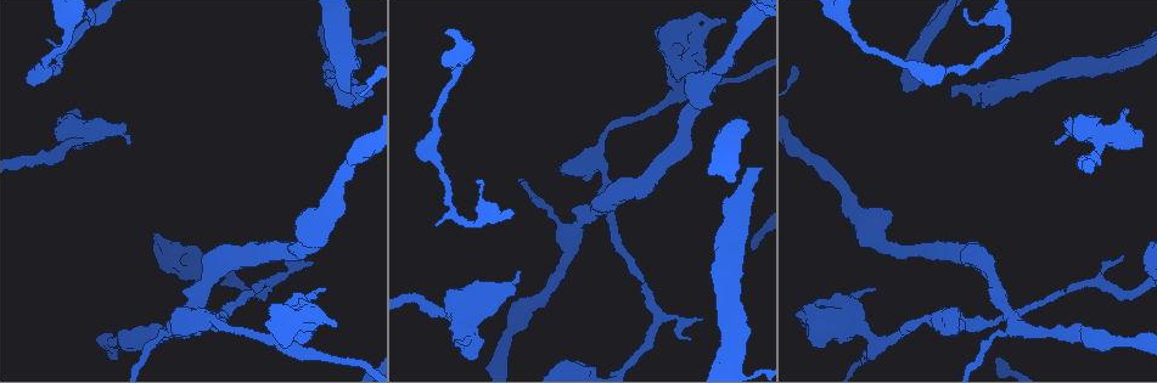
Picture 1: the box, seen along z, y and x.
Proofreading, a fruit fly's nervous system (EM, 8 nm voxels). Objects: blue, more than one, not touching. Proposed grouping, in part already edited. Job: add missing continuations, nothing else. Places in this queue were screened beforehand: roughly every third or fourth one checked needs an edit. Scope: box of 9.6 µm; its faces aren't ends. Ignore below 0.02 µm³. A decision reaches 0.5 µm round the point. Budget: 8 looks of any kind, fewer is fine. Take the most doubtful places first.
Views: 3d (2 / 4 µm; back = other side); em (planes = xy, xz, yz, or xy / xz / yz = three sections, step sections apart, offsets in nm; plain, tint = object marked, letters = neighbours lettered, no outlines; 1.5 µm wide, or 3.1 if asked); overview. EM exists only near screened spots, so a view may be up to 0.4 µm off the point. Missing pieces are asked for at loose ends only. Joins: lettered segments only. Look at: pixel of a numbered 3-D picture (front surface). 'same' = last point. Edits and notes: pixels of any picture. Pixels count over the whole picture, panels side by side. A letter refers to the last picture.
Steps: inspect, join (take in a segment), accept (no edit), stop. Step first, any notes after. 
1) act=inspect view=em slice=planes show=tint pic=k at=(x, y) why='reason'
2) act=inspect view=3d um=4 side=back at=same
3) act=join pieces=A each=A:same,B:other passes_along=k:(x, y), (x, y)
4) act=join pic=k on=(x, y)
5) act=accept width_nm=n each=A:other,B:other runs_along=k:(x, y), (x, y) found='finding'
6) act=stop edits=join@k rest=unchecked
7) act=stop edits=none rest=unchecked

act=inspect view=3d um=2 pic=1 at=(347, 90) why='branch stops here'

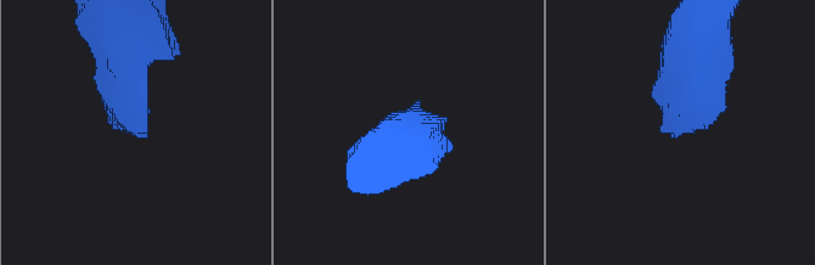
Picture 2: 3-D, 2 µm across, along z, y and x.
act=inspect view=em slice=planes show=tint pic=2 at=(147, 135)

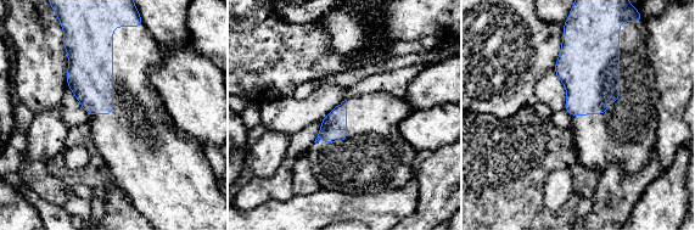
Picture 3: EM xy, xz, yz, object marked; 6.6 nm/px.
act=inspect view=em slice=planes show=letters at=same why='see the neighbours'

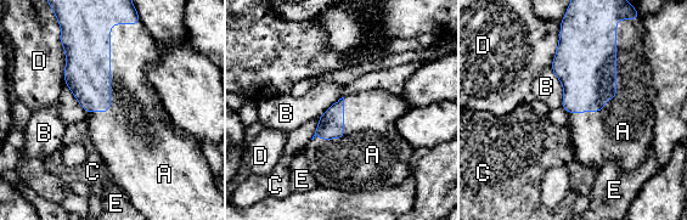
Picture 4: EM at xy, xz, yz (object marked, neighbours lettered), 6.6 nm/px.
act=join pieces=A longest_contact=A:600nm each=A:same,B:other,C:other,D:other,E:other found='it goes on there'

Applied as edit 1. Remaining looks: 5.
act=inspect view=3d um=4 pic=1 at=(66, 112) why='an open end'

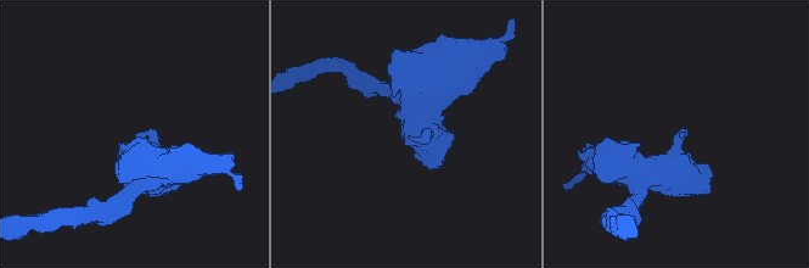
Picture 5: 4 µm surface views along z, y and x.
act=inspect view=em slice=planes show=letters pic=5 at=(136, 133) arm_widths_nm=420,500 why='shape alone is not enough'

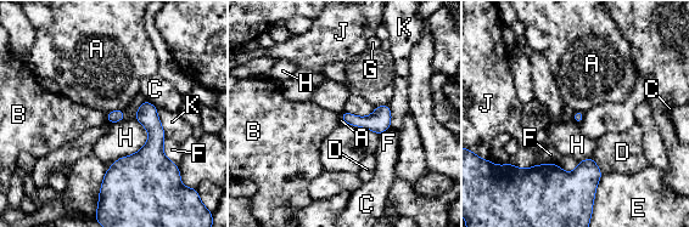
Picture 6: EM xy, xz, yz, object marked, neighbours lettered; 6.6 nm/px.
act=accept longest_contact=H:320nm each=A:other,B:other,C:other,D:other,E:other,F:other,G:other,H:other,J:other,K:other found='no lettered segment goes on from it'

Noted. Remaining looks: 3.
act=inspect view=em slice=planes show=tint pic=1 at=(337, 326) why='an open end'

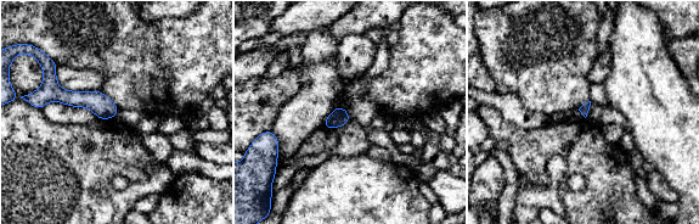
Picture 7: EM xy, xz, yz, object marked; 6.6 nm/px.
act=inspect view=em slice=planes show=letters at=same why='what lies round it'

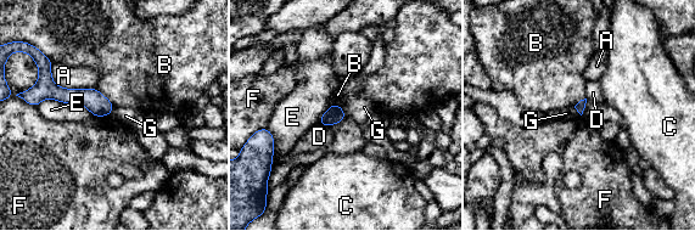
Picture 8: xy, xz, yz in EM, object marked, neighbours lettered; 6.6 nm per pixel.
act=accept each=A:other,B:other,C:other,D:other,E:other,F:other,G:other runs_along=8:(41, 96), (84, 96), (108, 108) found='none of them fits'

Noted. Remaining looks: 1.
act=stop edits=join@4 rest=unchecked

